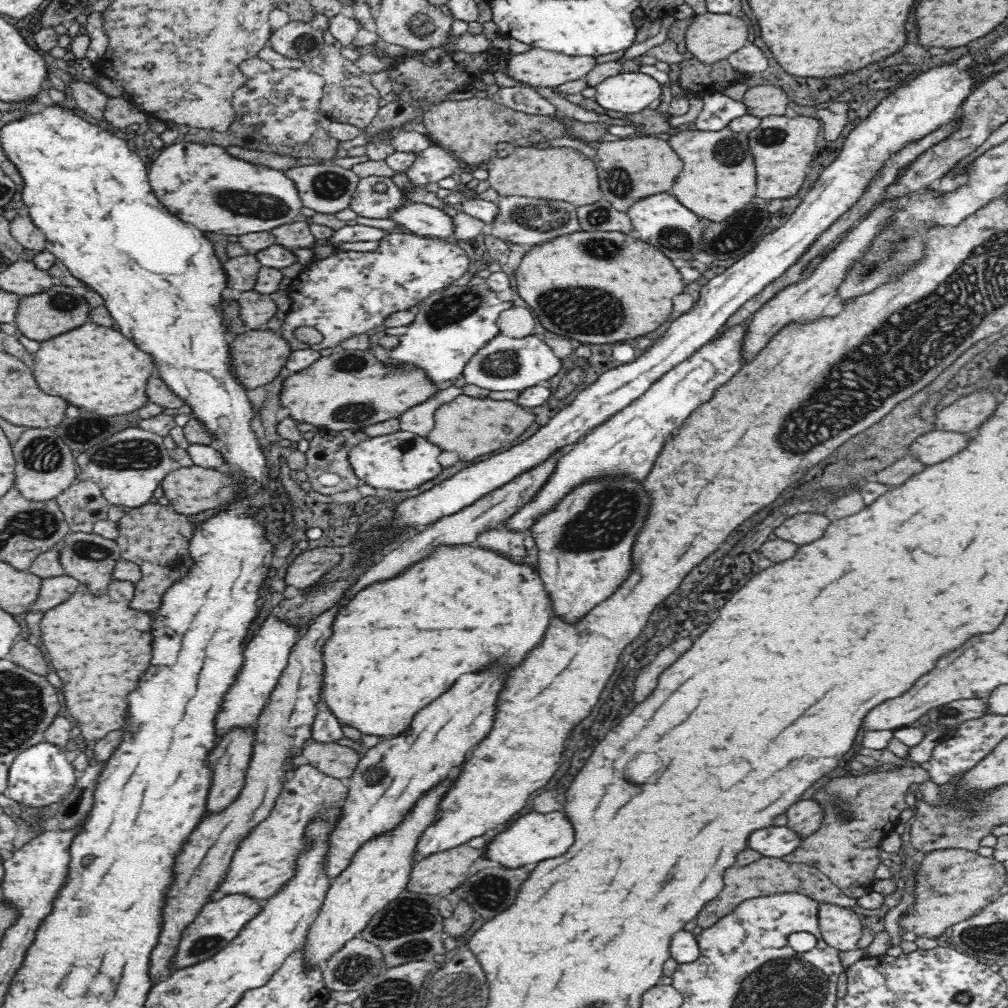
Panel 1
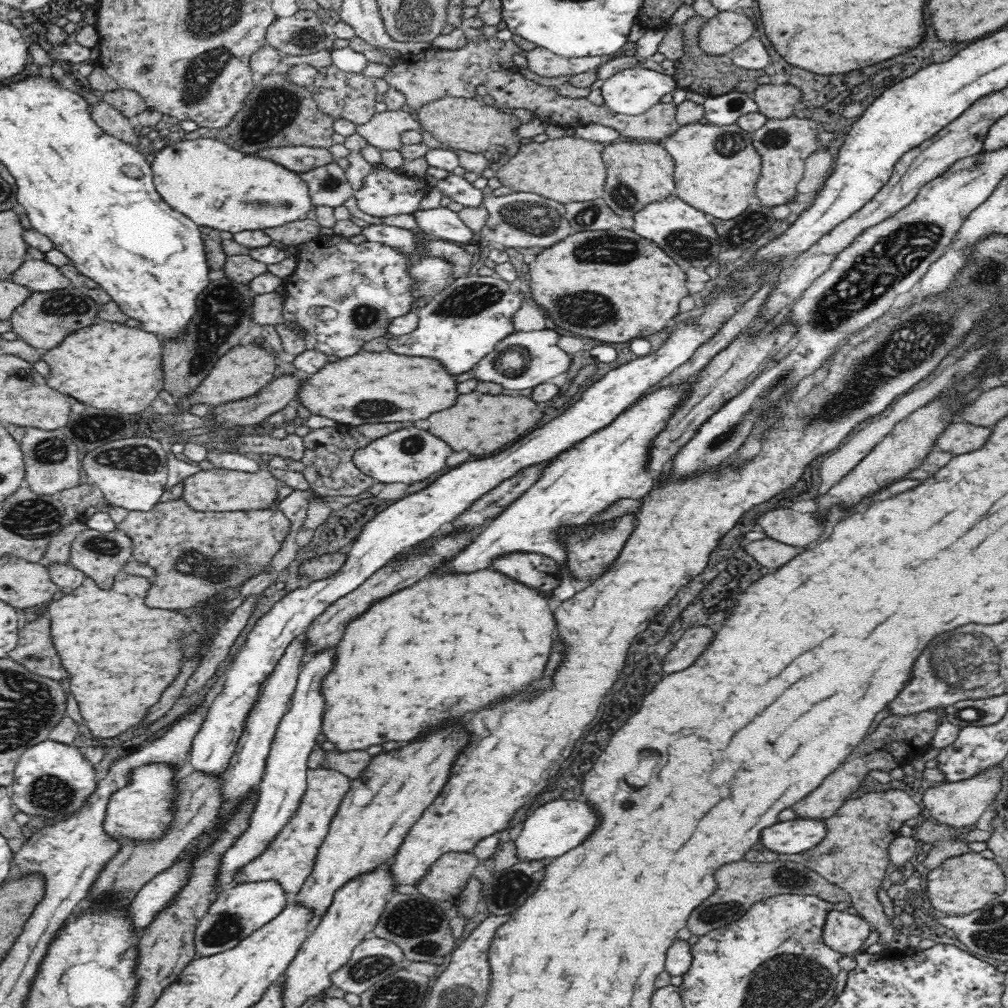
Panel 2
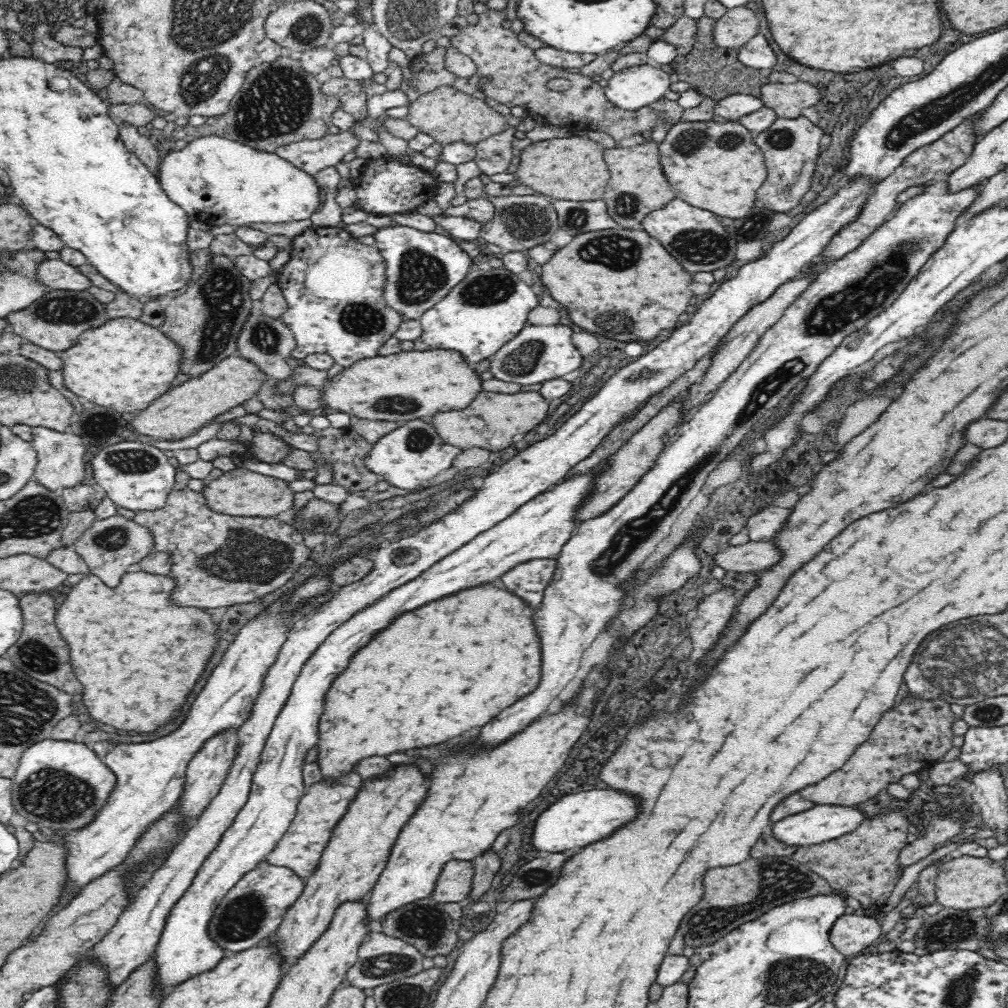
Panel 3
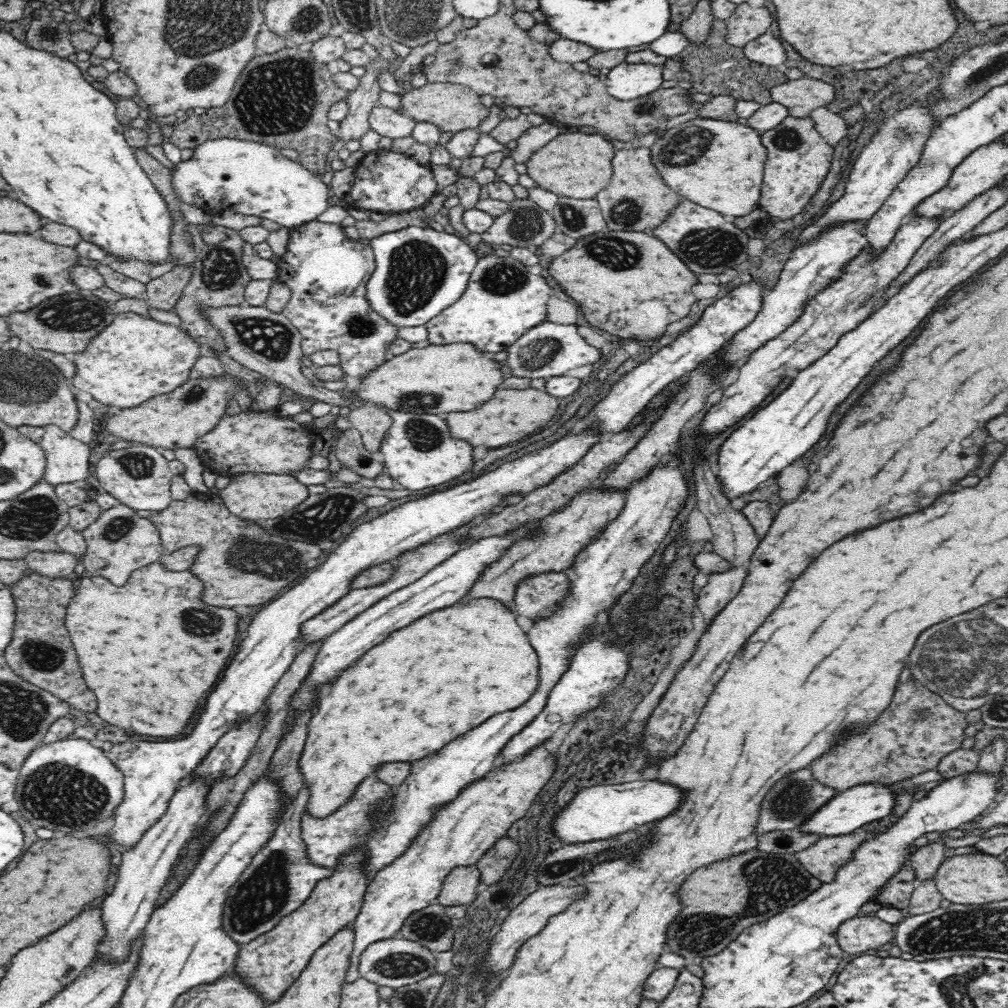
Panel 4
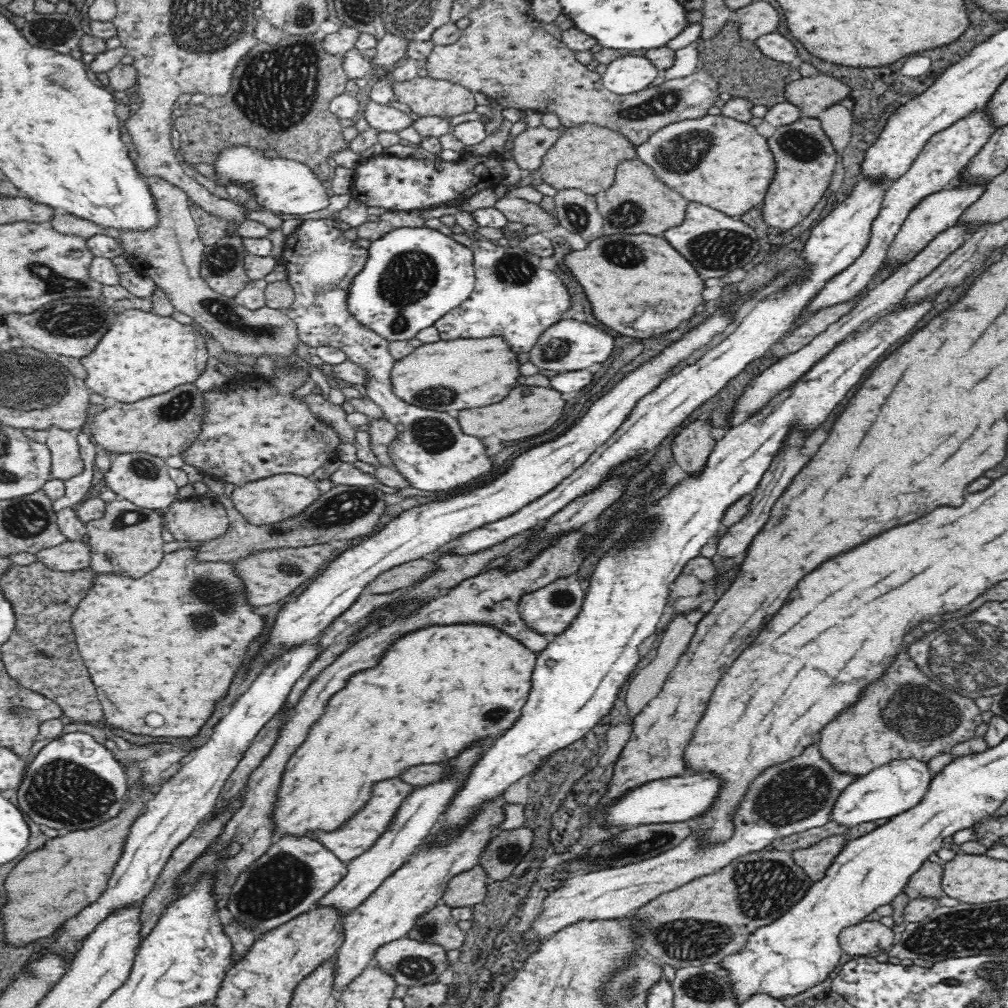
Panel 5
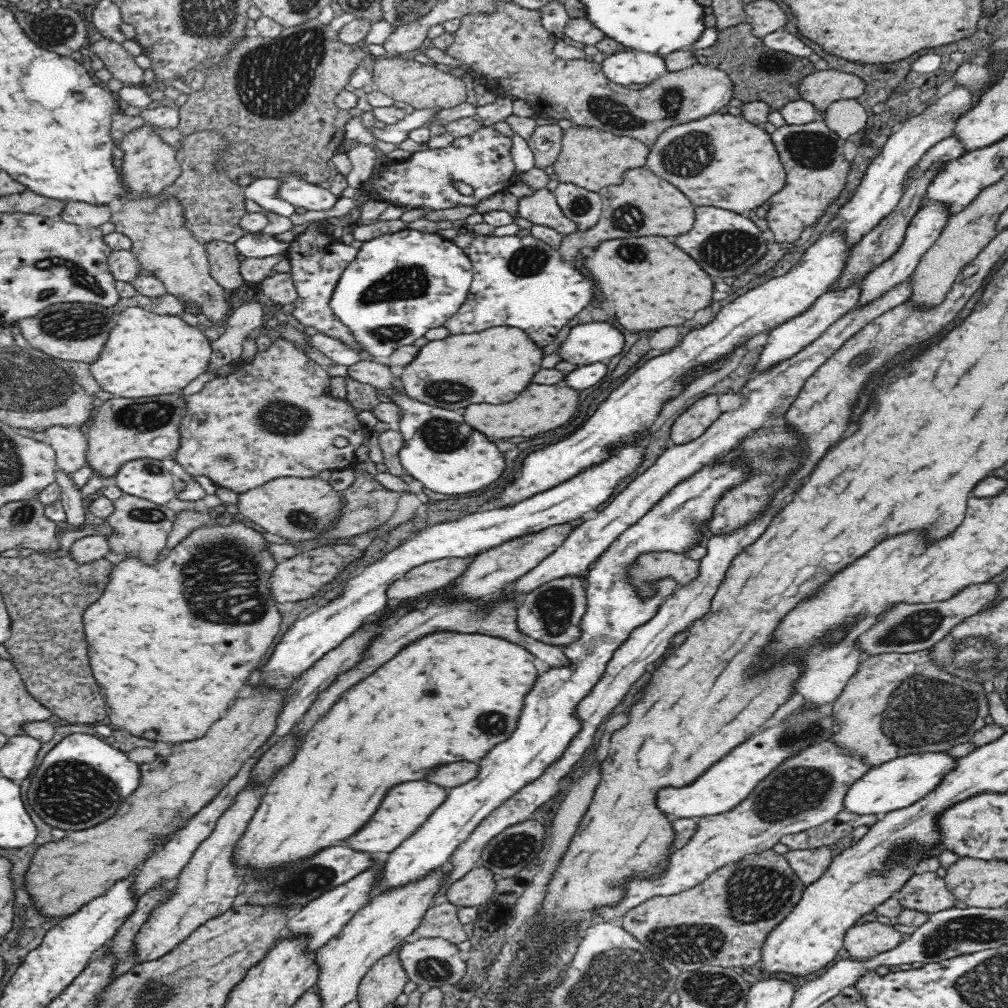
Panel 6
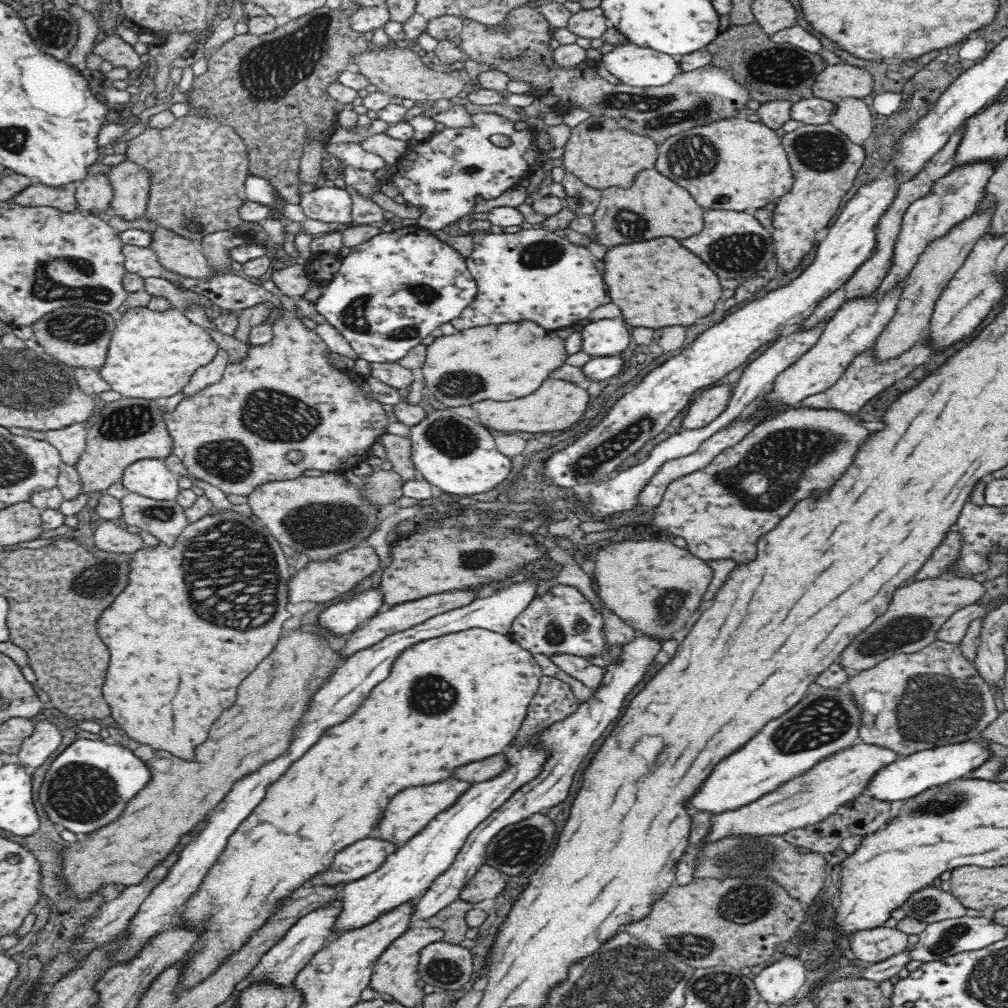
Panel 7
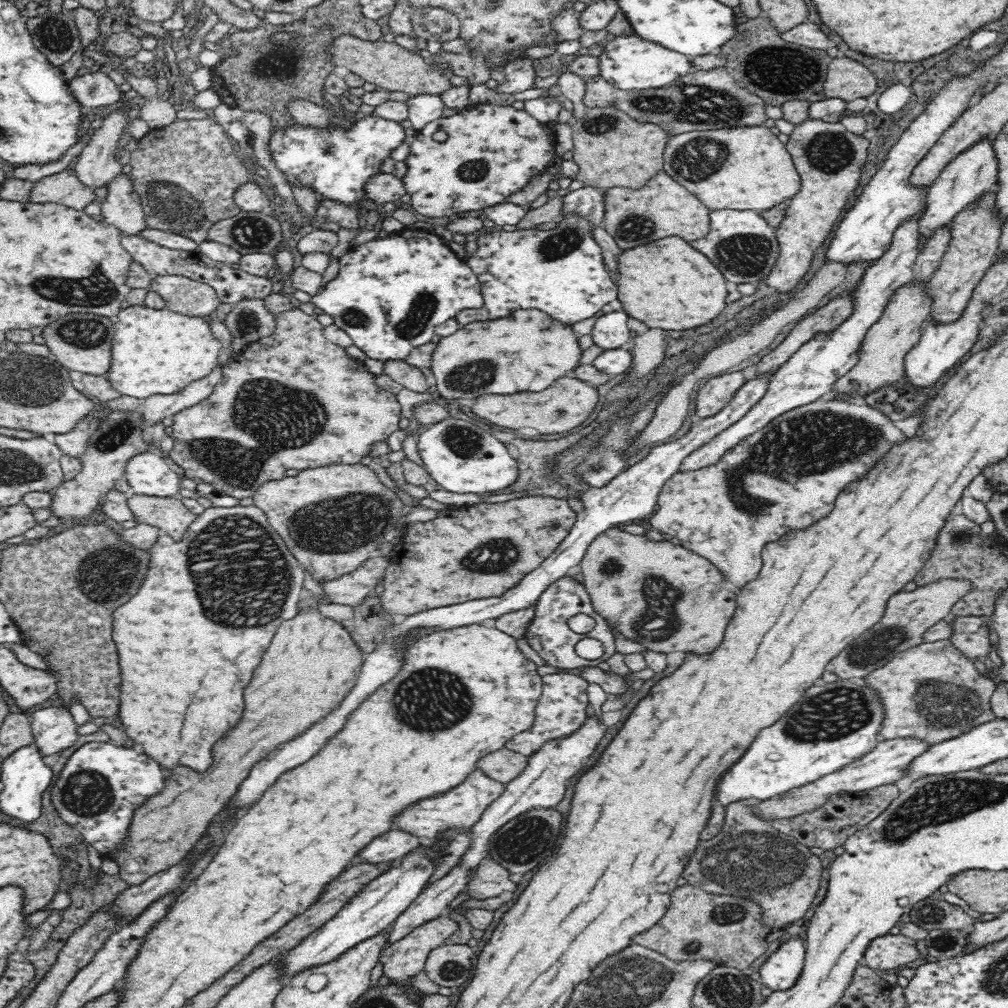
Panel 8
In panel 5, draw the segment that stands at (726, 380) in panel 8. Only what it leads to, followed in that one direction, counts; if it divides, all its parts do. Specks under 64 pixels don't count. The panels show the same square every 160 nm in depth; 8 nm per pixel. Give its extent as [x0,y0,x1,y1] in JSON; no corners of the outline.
[672,419,715,477]

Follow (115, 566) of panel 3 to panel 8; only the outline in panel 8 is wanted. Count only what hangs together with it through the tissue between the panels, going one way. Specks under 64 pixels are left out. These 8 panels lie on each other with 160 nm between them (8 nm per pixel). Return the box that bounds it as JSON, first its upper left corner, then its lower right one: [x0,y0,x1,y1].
[127,494,197,541]

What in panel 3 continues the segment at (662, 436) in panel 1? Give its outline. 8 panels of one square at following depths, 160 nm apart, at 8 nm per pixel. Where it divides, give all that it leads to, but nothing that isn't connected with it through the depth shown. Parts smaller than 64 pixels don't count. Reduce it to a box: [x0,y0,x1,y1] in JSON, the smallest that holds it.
[155,458,609,993]

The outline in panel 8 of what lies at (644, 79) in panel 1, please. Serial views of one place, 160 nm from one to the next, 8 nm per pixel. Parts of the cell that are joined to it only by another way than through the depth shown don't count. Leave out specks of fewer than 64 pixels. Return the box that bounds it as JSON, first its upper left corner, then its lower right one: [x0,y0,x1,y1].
[600,35,693,91]

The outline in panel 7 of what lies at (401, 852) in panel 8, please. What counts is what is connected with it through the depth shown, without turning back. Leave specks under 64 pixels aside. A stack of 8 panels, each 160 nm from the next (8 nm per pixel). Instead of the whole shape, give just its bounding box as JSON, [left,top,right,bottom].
[306,836,397,887]

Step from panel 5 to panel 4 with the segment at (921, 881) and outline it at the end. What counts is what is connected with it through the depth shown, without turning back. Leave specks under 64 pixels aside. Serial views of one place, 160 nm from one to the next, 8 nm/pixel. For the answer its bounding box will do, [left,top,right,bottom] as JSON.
[909,840,948,880]

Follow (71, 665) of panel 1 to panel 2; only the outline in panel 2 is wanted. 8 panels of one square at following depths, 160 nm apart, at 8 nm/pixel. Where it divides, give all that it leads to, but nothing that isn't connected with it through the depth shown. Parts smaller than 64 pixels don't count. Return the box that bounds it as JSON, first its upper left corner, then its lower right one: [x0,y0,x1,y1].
[46,572,193,739]

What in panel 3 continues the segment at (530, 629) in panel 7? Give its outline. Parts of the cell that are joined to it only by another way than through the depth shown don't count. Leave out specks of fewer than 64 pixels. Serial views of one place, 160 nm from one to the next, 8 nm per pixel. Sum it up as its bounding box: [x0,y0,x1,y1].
[500,559,556,608]

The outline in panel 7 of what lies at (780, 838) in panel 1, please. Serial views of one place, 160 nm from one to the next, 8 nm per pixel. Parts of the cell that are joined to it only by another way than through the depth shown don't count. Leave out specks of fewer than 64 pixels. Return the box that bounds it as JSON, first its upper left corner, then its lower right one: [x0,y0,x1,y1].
[864,739,992,803]

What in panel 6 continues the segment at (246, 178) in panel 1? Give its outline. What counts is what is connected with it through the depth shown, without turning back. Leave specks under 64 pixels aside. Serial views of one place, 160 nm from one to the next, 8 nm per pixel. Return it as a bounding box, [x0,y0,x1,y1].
[276,172,336,210]

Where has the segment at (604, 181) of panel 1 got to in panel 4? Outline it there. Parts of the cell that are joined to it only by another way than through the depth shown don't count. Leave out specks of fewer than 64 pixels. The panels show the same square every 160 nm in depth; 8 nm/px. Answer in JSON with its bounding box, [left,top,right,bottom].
[596,146,682,232]

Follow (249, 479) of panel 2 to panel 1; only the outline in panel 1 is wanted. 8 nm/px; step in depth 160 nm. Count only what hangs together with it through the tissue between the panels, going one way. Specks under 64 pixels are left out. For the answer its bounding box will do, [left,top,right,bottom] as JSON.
[160,465,236,518]

